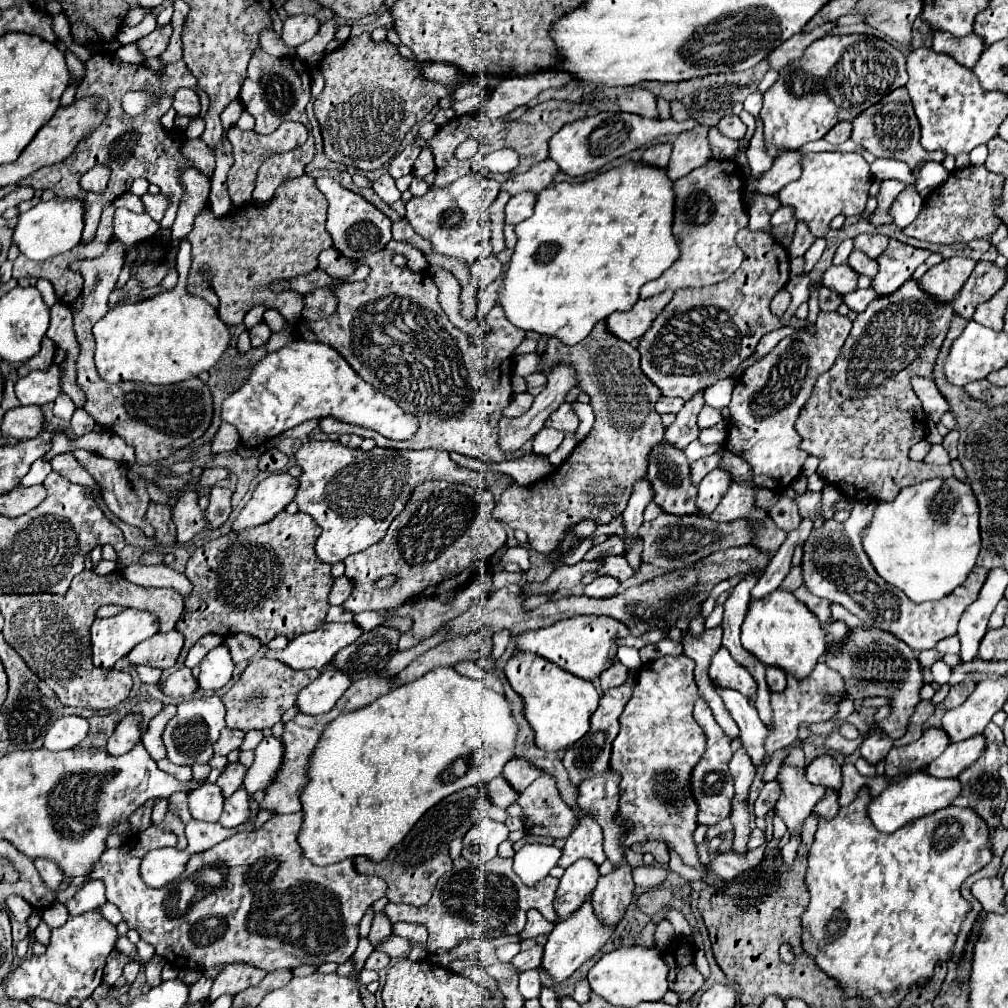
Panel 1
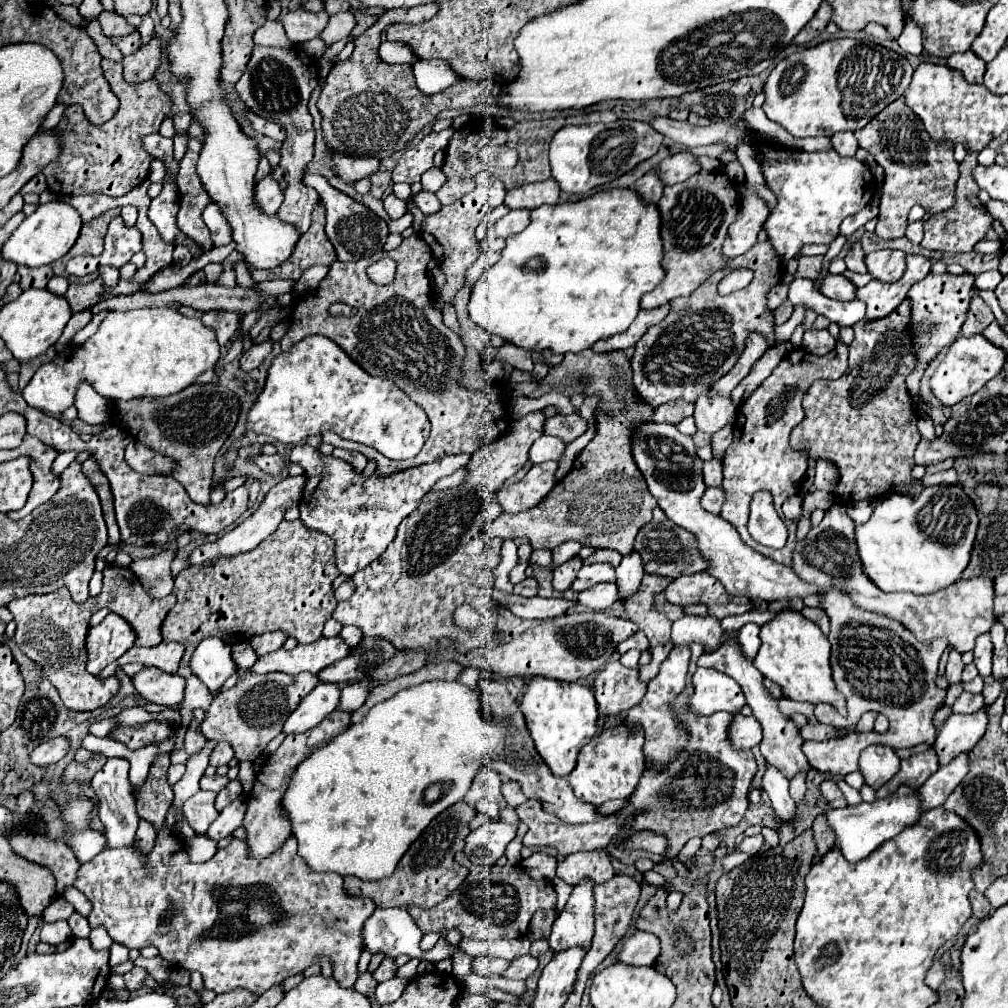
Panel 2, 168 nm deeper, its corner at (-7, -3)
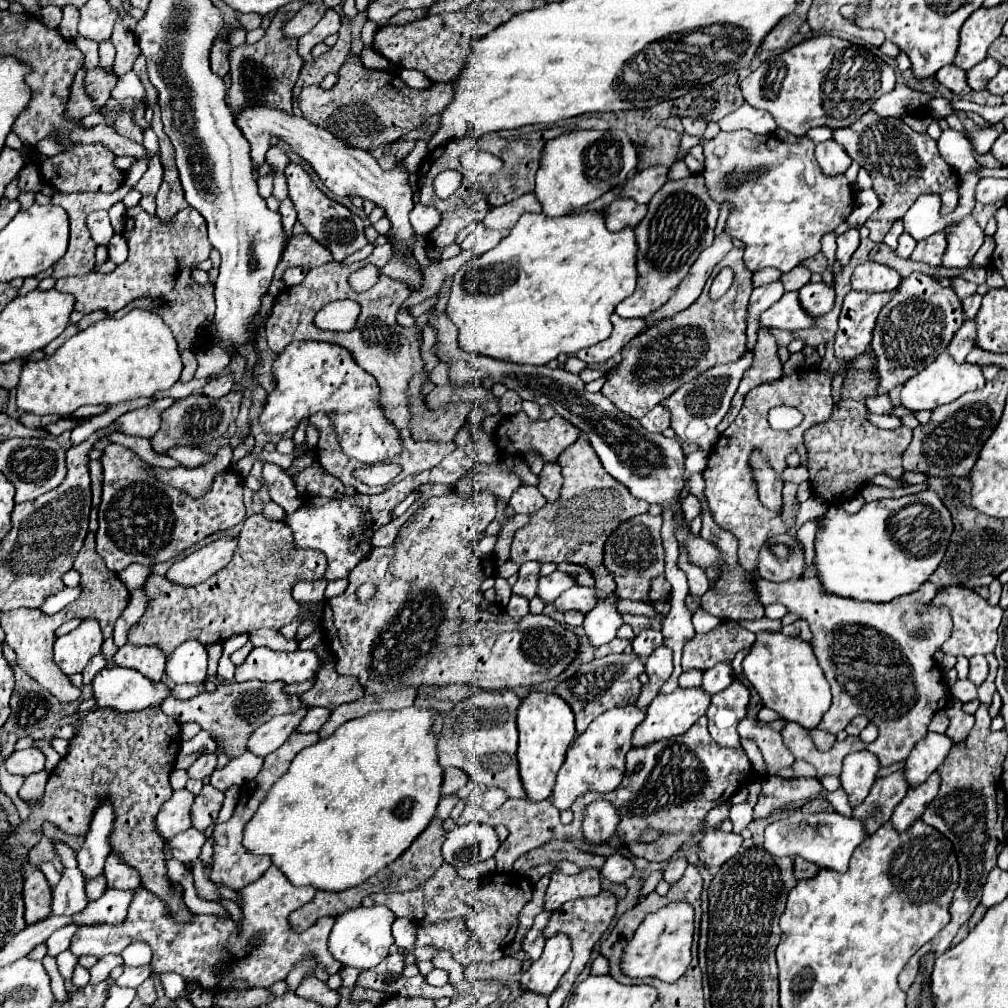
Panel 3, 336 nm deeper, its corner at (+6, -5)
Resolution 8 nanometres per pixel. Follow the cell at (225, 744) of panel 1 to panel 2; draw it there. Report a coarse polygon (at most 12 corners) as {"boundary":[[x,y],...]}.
{"boundary":[[226,742],[214,748],[210,764],[218,768],[234,758]]}

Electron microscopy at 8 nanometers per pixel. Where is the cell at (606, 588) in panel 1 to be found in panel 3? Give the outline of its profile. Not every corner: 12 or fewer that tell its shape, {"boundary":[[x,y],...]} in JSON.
{"boundary":[[573,586],[555,600],[565,610],[591,612],[597,604],[595,588]]}

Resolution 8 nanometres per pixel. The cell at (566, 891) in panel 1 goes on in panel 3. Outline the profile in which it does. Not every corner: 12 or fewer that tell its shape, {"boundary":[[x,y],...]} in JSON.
{"boundary":[[571,938],[545,940],[521,984],[525,990],[551,994],[573,960]]}

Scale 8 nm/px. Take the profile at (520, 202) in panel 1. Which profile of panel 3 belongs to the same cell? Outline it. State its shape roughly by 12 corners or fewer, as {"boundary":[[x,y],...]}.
{"boundary":[[483,228],[471,232],[461,244],[463,250],[485,254],[503,240],[501,230]]}

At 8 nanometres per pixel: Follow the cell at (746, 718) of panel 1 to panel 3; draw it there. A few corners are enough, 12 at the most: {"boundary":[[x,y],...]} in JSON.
{"boundary":[[839,812],[785,816],[765,850],[845,872],[867,838]]}

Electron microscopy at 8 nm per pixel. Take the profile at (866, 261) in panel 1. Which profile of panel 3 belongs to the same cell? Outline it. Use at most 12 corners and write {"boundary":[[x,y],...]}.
{"boundary":[[847,230],[837,236],[835,260],[849,264],[859,246],[859,230]]}

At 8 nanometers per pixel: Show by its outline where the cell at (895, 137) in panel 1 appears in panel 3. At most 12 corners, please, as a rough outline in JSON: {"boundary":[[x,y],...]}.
{"boundary":[[871,110],[833,140],[873,178],[883,242],[921,194],[957,208],[957,172],[929,134]]}

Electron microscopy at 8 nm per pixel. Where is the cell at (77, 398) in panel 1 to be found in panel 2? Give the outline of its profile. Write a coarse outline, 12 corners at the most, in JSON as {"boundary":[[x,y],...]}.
{"boundary":[[86,382],[78,386],[78,418],[102,424],[112,416],[112,402]]}

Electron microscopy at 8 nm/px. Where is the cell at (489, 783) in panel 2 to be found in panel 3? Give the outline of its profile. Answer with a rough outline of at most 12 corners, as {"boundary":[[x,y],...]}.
{"boundary":[[445,768],[443,796],[465,788],[469,776],[465,770]]}

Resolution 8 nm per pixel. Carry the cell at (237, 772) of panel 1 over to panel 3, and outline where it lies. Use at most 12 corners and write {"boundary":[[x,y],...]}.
{"boundary":[[205,784],[193,804],[193,828],[215,824],[223,792]]}

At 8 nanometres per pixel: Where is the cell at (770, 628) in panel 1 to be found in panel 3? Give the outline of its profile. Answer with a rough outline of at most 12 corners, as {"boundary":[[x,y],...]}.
{"boundary":[[757,632],[743,666],[763,706],[815,728],[831,706],[811,644]]}

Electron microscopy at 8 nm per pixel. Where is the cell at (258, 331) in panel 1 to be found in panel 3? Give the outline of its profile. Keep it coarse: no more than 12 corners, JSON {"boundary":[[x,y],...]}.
{"boundary":[[231,372],[215,376],[201,390],[211,398],[231,392],[235,378]]}

